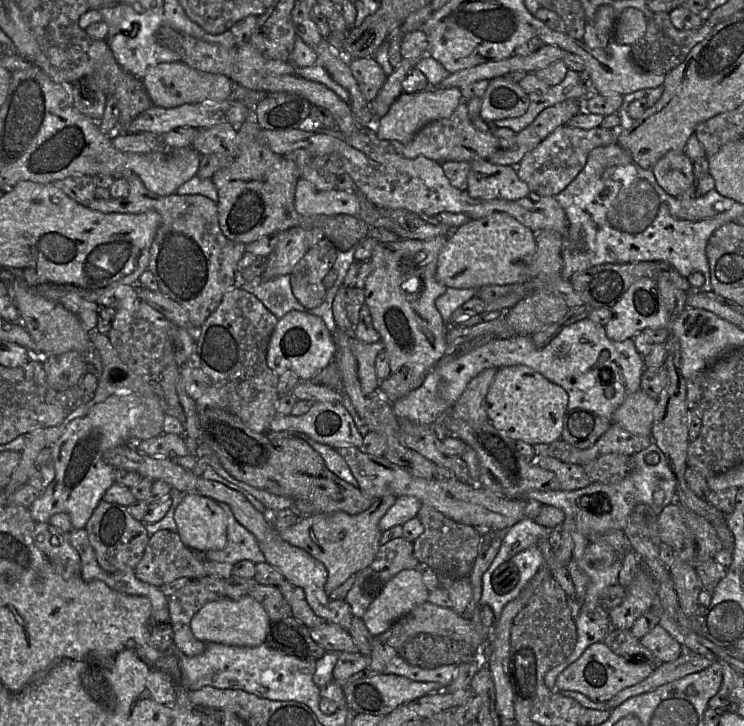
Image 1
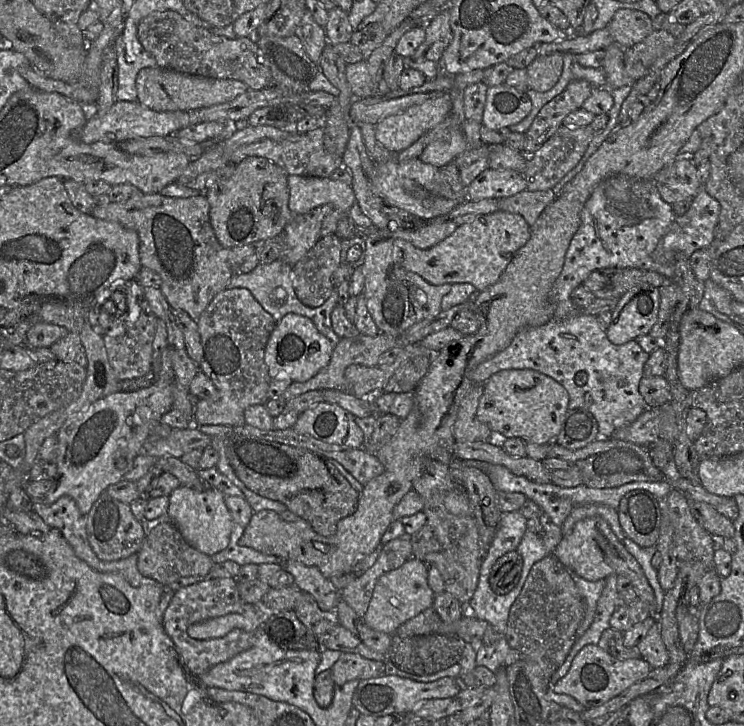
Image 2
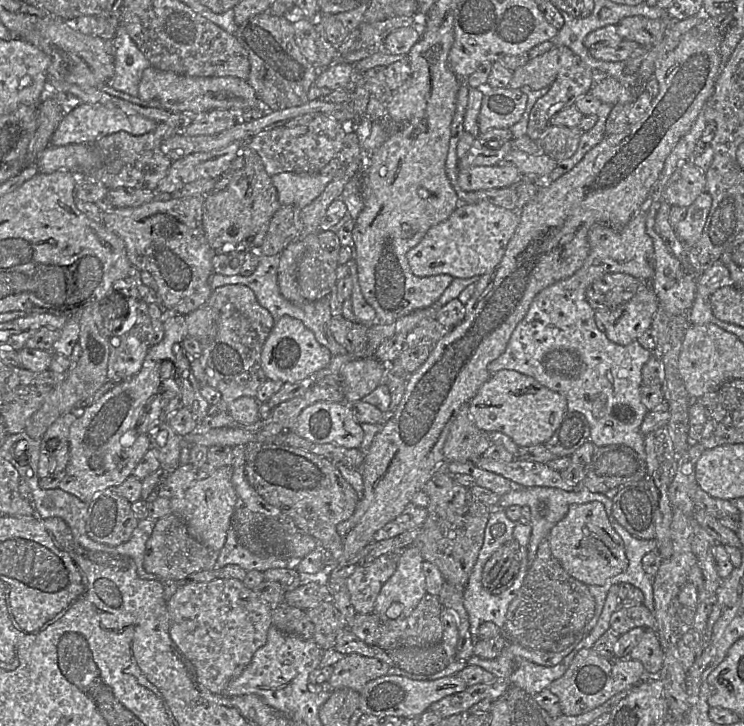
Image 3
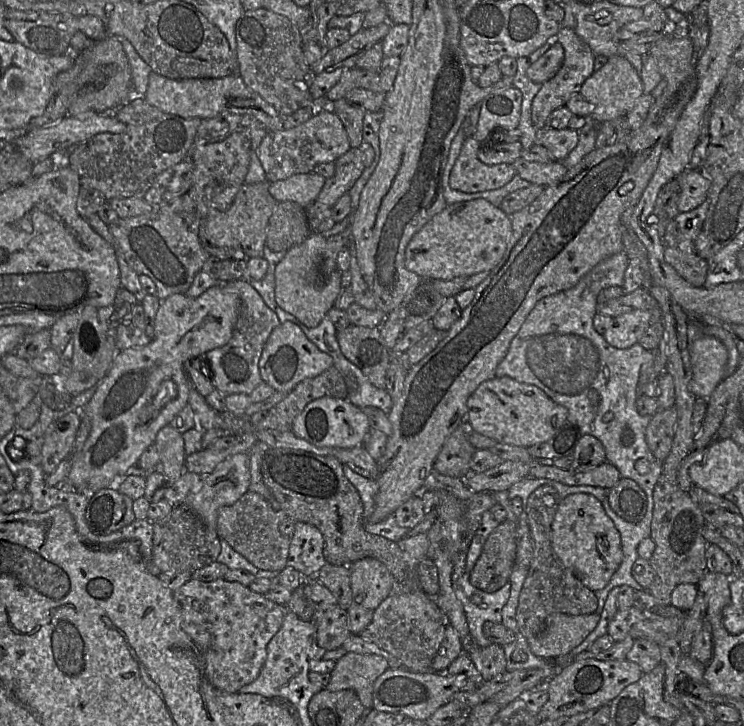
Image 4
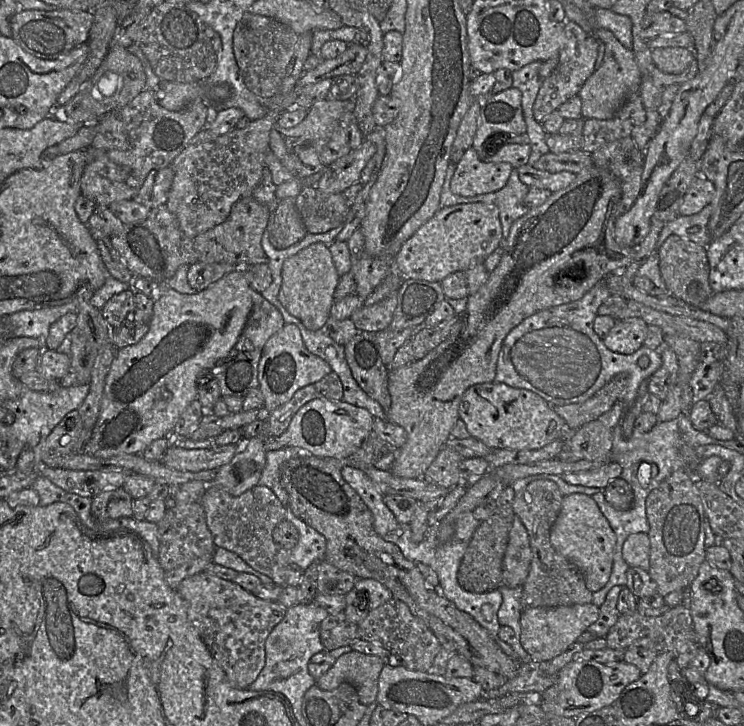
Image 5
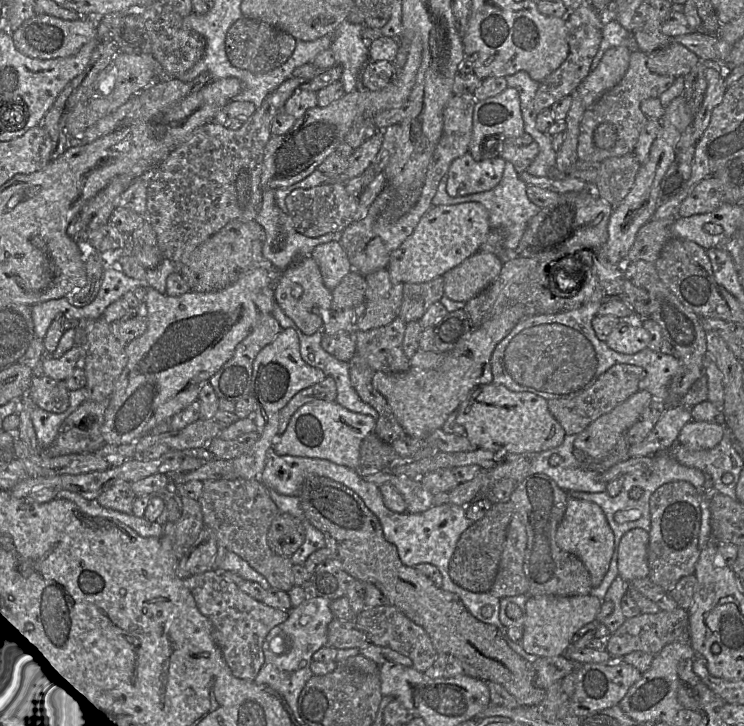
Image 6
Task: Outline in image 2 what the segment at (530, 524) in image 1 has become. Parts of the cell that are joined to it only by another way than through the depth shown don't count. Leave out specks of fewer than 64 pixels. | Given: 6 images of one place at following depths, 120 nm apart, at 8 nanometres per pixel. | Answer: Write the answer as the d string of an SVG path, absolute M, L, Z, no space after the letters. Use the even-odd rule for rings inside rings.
M518 511L502 513L504 521L499 522L496 534L490 545L493 545L496 560L504 554L515 551L527 531L527 519Z

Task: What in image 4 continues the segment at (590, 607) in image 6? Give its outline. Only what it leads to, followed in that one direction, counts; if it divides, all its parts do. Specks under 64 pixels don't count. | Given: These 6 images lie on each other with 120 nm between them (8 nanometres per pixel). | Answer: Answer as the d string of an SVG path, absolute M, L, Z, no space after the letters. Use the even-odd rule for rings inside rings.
M555 613L547 617L544 629L536 636L527 638L531 651L540 658L556 659L566 656L582 643L596 628L600 615Z

